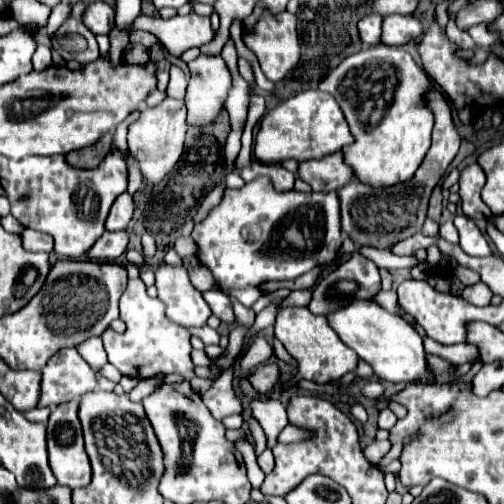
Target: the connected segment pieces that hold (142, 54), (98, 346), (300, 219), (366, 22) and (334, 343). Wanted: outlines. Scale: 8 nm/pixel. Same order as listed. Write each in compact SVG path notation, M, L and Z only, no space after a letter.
M130 44L124 56L130 60L130 64L144 64L144 60L148 60L148 50L142 44Z
M102 336L96 338L88 338L88 342L82 342L78 346L80 356L98 372L108 360L106 360L106 352L104 352L104 344L102 344Z
M260 176L238 190L226 190L222 202L210 212L210 216L194 226L192 238L200 246L200 264L210 268L220 288L226 294L236 296L244 306L252 306L262 294L258 284L268 280L294 280L314 266L334 260L342 246L340 198L338 192L276 192L272 180Z
M372 14L372 16L366 16L364 20L358 22L358 32L360 32L360 38L366 46L370 44L380 44L380 30L382 30L382 16L380 14Z
M286 306L278 312L276 324L274 324L276 338L284 344L288 354L298 362L298 378L300 380L312 380L316 384L326 384L330 380L336 380L344 376L346 372L356 370L358 354L348 348L336 332L330 328L326 318L320 318L312 312L308 312L302 306Z

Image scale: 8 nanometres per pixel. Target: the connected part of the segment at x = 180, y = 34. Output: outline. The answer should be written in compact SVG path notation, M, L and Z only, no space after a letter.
M194 12L174 18L160 18L160 16L146 16L138 14L132 30L146 30L158 36L168 50L170 56L180 56L188 48L199 47L214 38L214 30L210 26L208 16L198 16Z

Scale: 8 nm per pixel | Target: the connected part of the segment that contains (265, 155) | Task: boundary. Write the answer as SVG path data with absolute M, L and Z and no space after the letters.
M306 90L278 104L262 118L254 142L254 154L264 164L278 164L288 158L304 162L334 154L352 142L354 138L348 130L348 122L332 94L320 90Z

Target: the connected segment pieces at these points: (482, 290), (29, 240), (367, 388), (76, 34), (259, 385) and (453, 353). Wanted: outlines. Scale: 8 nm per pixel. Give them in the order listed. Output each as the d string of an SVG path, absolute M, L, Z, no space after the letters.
M478 282L478 284L474 284L474 286L468 286L468 288L462 292L462 298L466 298L470 304L486 306L486 304L490 304L492 290L490 290L484 282Z
M26 228L26 230L22 232L22 240L24 240L24 248L28 248L28 250L32 250L32 252L38 252L38 250L42 250L42 252L52 252L52 248L54 248L52 236L48 236L48 234L44 234L44 232L38 232L38 230Z
M370 380L368 384L364 384L364 390L362 390L362 396L366 396L366 398L378 398L378 396L382 396L384 394L384 386L382 386L382 382L380 380Z
M78 18L66 20L56 34L52 36L52 48L66 60L74 60L78 64L88 64L96 60L98 54L98 44L92 32L82 24Z
M266 362L266 364L262 364L262 366L258 366L258 368L254 370L250 384L252 384L256 390L260 390L262 394L270 394L272 388L274 388L274 384L278 382L278 378L280 378L278 366L272 364L272 362Z
M424 338L426 344L426 352L430 354L438 354L454 364L466 364L466 362L474 362L478 358L478 346L474 344L454 344L454 346L440 346L430 338Z

